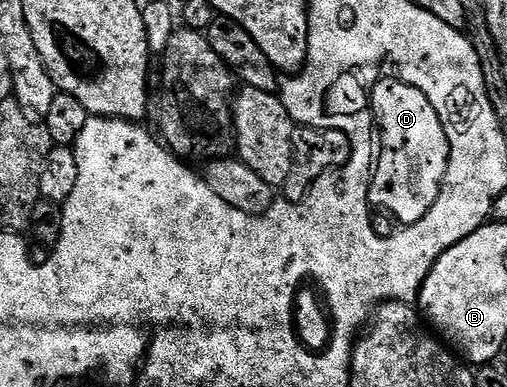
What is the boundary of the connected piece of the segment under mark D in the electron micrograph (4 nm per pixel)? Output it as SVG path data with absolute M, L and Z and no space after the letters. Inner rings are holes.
M395 75L389 81L377 82L371 89L369 98L369 113L375 116L374 128L377 130L377 145L379 141L379 162L375 165L375 178L369 181L369 201L376 210L384 209L392 213L400 222L400 226L415 225L437 203L437 195L443 186L447 174L449 153L451 148L443 125L435 125L431 121L431 109L427 109L427 101L415 93L415 89L407 89L407 83L400 81Z

